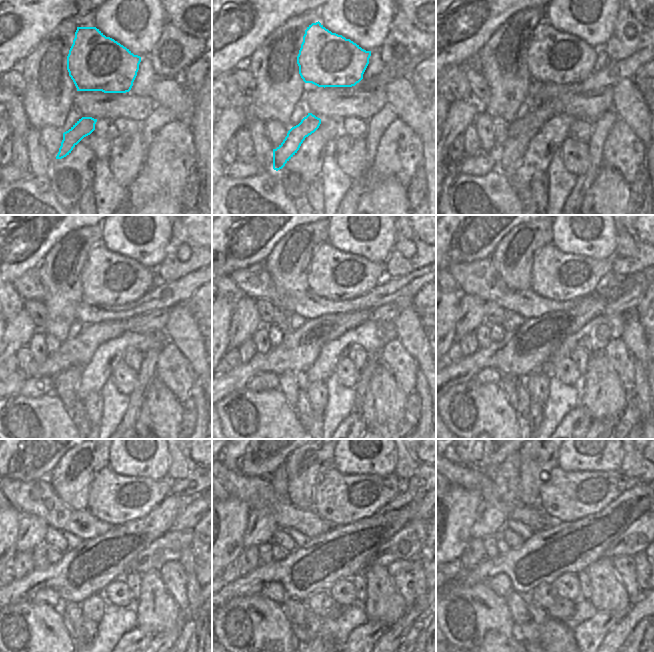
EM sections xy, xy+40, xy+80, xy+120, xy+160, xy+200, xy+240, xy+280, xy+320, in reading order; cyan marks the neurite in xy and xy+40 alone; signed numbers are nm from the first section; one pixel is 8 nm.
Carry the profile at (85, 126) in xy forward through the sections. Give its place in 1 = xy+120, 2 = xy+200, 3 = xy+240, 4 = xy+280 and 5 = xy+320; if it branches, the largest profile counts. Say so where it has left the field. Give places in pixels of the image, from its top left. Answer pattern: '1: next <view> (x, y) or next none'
1: next xy+120 (66, 382)
2: next xy+200 (509, 383)
3: next xy+240 (66, 621)
4: next xy+280 (292, 626)
5: next xy+320 (517, 632)

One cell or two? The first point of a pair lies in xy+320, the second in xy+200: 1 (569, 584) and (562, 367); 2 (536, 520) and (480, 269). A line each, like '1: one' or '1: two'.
1: one
2: one

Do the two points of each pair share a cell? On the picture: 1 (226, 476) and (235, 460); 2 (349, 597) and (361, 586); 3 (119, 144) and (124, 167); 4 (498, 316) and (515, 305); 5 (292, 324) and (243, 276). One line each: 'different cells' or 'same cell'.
1: different cells
2: different cells
3: same cell
4: different cells
5: different cells

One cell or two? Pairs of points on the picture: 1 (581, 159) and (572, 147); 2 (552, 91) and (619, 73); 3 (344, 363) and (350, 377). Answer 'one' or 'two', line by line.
1: one
2: one
3: one

